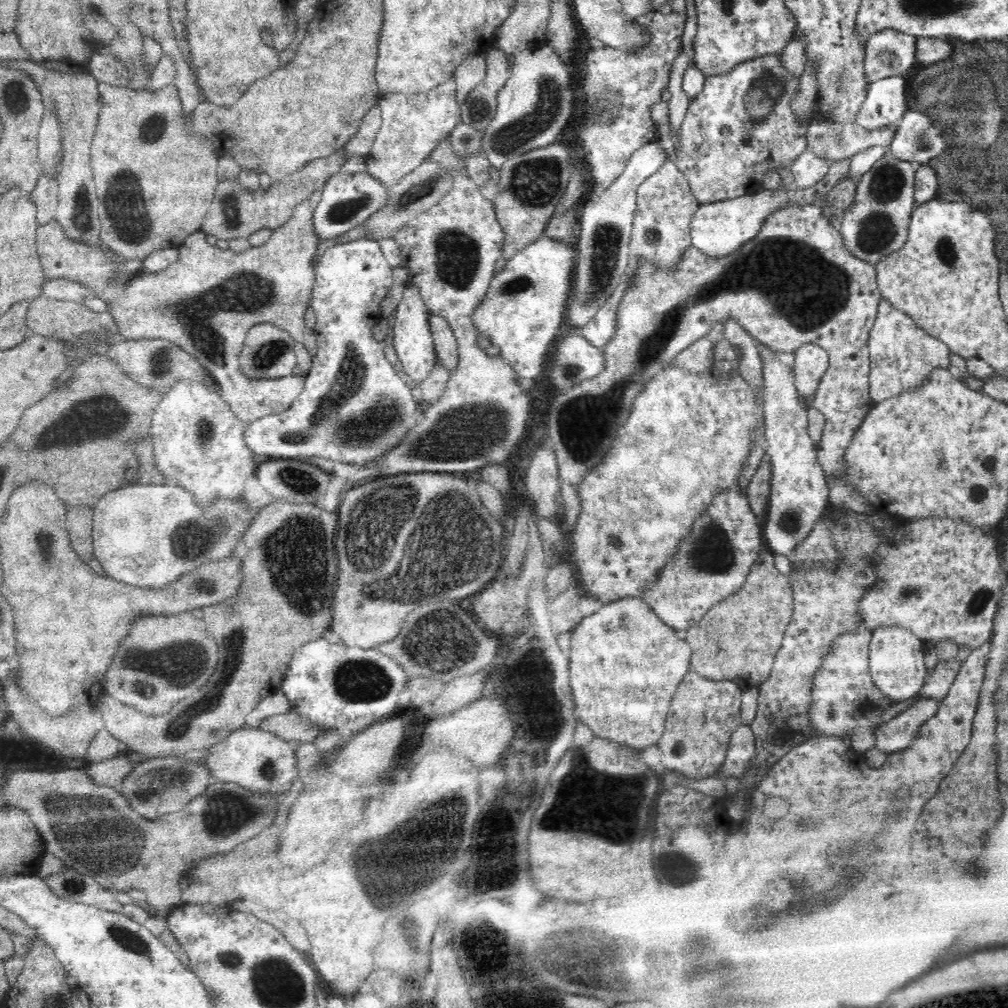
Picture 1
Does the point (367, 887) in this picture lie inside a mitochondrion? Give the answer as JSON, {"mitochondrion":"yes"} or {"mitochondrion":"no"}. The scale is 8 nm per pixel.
{"mitochondrion":"yes"}

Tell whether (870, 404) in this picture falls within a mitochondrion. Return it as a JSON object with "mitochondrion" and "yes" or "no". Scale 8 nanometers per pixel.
{"mitochondrion":"no"}

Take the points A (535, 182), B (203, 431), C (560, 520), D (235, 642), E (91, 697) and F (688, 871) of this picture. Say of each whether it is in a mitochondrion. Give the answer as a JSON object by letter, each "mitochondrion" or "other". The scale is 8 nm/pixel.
{"A":"mitochondrion","B":"mitochondrion","C":"other","D":"mitochondrion","E":"other","F":"mitochondrion"}

